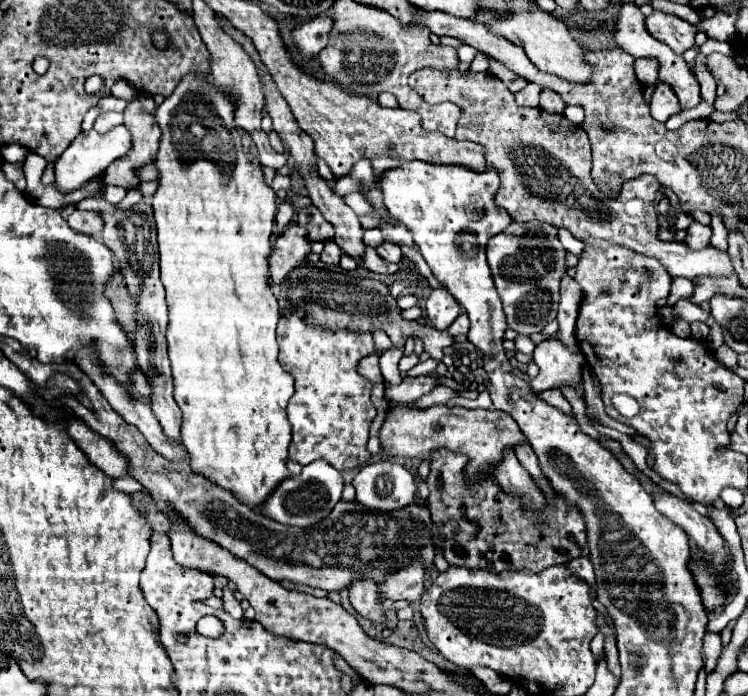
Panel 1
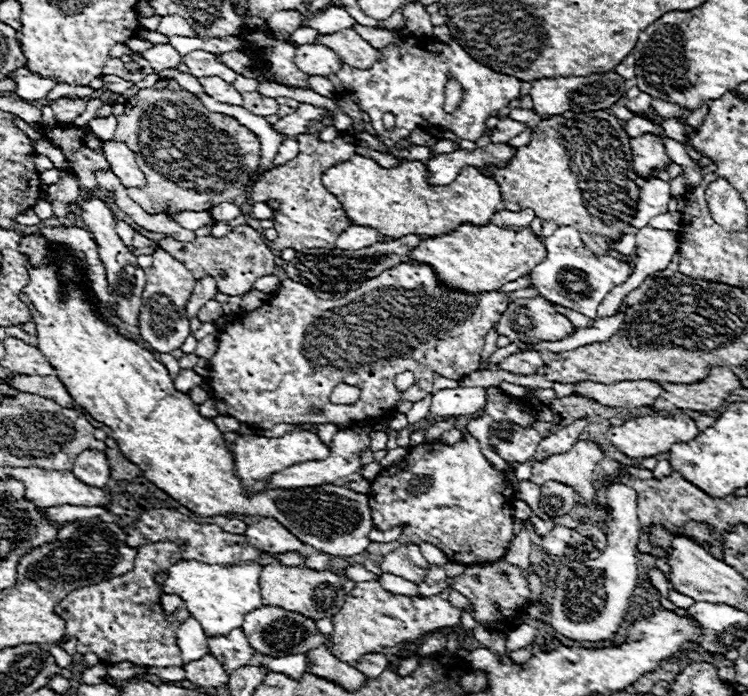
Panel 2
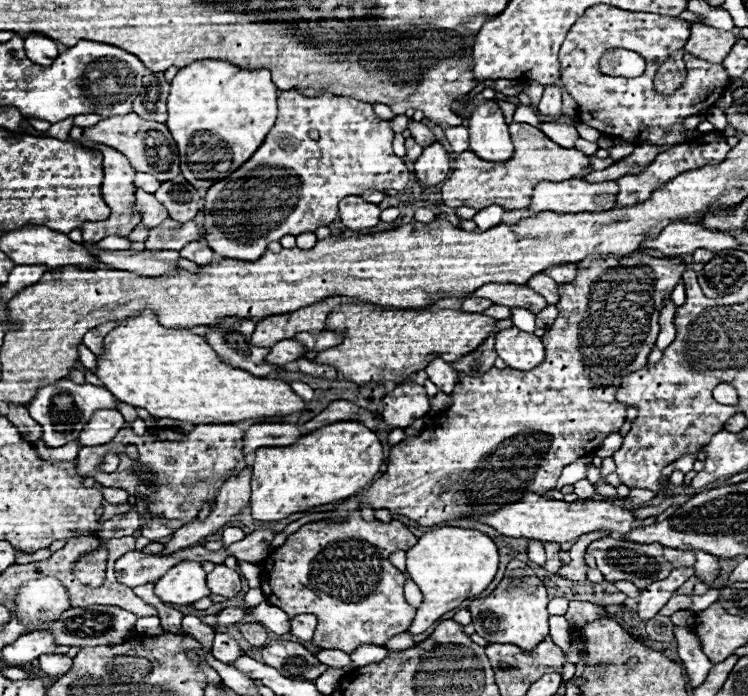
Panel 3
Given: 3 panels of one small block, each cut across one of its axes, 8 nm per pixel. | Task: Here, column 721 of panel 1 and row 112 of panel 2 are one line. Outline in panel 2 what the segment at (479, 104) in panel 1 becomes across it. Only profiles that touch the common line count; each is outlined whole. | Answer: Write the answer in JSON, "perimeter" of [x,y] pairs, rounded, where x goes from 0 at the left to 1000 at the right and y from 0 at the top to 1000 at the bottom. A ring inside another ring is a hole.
{"perimeter":[[[329,132],[324,135],[326,141],[326,155],[342,167],[361,167],[361,164],[369,164],[372,161],[372,149],[366,141],[358,141],[358,138],[350,138],[348,132]]]}

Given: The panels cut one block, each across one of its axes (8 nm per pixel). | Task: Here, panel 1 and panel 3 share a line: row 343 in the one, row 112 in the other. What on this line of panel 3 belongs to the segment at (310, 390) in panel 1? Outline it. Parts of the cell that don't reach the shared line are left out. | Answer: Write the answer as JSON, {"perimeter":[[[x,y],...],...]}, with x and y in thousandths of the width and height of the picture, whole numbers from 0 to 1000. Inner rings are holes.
{"perimeter":[[[396,129],[377,132],[372,138],[372,170],[353,207],[329,230],[307,256],[283,264],[273,282],[273,330],[278,353],[294,371],[340,376],[353,362],[356,353],[366,345],[374,345],[382,336],[398,339],[406,333],[422,333],[428,325],[439,325],[452,310],[452,290],[460,282],[476,282],[492,270],[503,270],[511,276],[519,273],[540,273],[548,261],[548,244],[537,233],[537,227],[524,218],[527,190],[519,172],[503,170],[497,149],[479,147],[471,141],[452,141],[447,135],[425,135],[422,141],[409,141]],[[348,239],[369,239],[369,241],[390,241],[393,256],[385,253],[361,253],[356,259],[345,259],[342,264],[332,264],[332,247]]]}

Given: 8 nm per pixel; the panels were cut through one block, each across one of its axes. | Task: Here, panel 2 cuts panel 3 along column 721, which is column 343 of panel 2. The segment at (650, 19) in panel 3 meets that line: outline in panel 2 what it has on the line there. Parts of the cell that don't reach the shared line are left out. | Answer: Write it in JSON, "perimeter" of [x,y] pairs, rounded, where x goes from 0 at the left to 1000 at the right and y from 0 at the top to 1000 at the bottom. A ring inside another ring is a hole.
{"perimeter":[[[543,55],[529,63],[521,63],[516,69],[505,69],[508,86],[497,92],[492,101],[460,95],[449,109],[436,109],[449,129],[449,138],[465,138],[473,149],[481,152],[484,161],[495,167],[495,178],[500,187],[500,195],[505,204],[516,207],[519,213],[527,213],[537,198],[545,198],[545,193],[553,184],[572,187],[575,181],[591,181],[610,193],[618,201],[636,204],[642,195],[652,190],[650,172],[658,167],[658,161],[671,158],[695,135],[698,115],[690,115],[687,109],[666,106],[634,83],[628,83],[618,66],[610,66],[610,60],[583,60],[580,55]],[[599,103],[612,112],[620,124],[618,149],[610,161],[599,164],[591,158],[594,152],[594,124]],[[521,161],[529,170],[529,178],[524,187],[519,187],[511,175],[511,167]]]}

